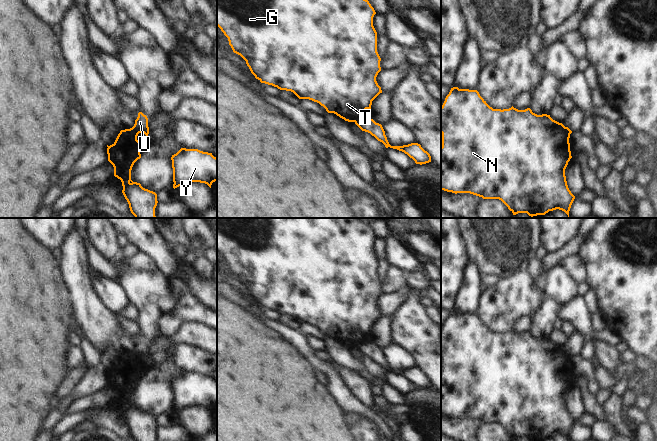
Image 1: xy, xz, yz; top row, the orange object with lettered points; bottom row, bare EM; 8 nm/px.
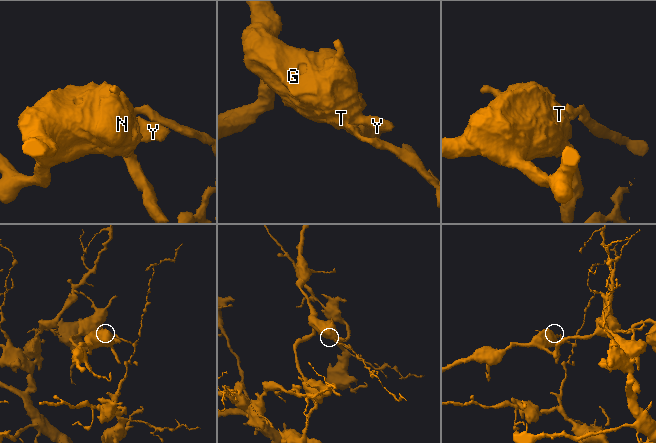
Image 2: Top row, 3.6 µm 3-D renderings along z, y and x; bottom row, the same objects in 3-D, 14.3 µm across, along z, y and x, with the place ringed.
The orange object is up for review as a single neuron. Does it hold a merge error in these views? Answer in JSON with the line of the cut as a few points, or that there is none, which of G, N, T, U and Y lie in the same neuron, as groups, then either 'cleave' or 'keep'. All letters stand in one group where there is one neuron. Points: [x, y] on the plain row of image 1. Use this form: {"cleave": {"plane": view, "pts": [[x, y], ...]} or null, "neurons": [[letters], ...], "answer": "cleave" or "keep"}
{"cleave": {"plane": "xy", "pts": [[131, 352], [137, 359]]}, "neurons": [["G", "N", "T", "Y"], ["U"]], "answer": "cleave"}

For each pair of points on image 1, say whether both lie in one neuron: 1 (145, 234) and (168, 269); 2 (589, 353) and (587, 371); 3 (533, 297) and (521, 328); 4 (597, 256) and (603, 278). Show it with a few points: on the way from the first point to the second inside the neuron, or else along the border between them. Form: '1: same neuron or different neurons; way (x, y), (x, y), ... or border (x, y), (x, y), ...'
1: same neuron; way (152, 243), (159, 250), (164, 260)
2: different neurons; border (579, 354), (590, 360)
3: different neurons; border (531, 315), (521, 317), (512, 329)
4: same neuron; way (602, 261), (603, 273)

